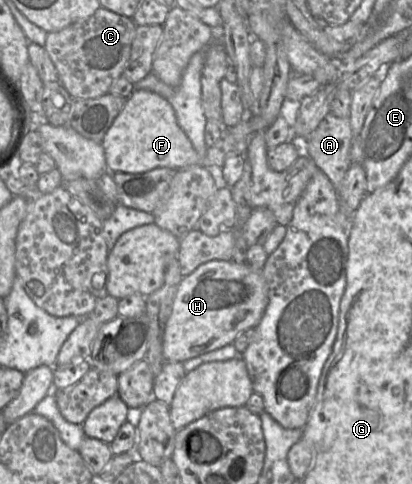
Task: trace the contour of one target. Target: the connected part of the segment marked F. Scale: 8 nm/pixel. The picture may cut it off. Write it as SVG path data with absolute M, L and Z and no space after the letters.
M135 89L107 130L101 145L111 173L141 174L156 168L180 169L191 165L222 167L228 155L237 153L237 147L221 137L207 148L202 158L180 128L172 105L162 96L145 89Z

